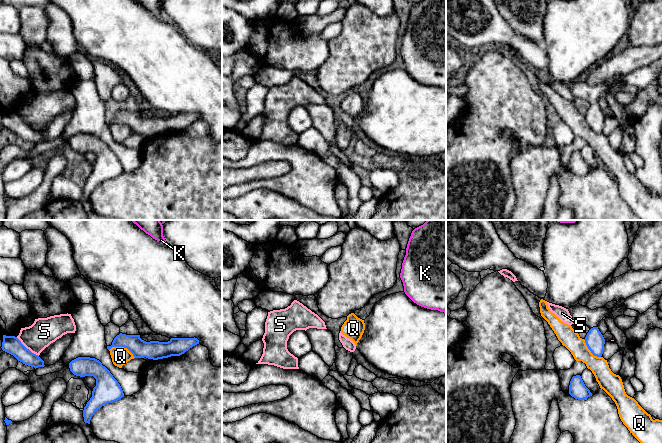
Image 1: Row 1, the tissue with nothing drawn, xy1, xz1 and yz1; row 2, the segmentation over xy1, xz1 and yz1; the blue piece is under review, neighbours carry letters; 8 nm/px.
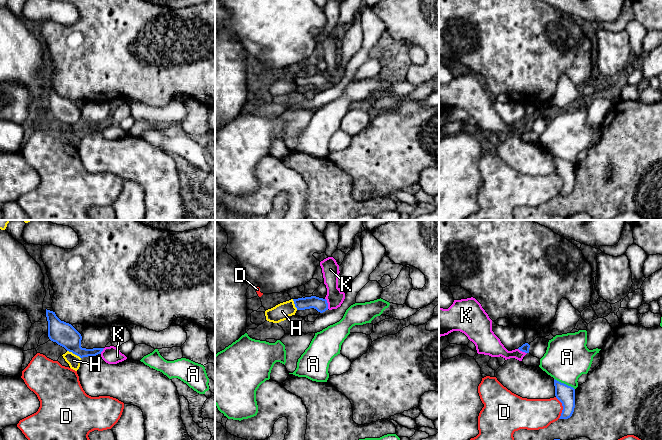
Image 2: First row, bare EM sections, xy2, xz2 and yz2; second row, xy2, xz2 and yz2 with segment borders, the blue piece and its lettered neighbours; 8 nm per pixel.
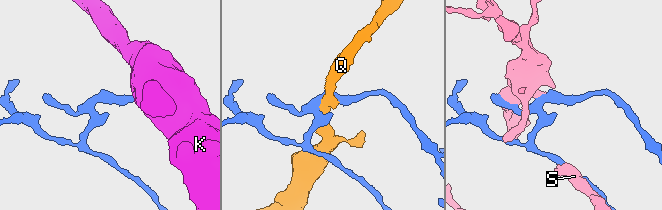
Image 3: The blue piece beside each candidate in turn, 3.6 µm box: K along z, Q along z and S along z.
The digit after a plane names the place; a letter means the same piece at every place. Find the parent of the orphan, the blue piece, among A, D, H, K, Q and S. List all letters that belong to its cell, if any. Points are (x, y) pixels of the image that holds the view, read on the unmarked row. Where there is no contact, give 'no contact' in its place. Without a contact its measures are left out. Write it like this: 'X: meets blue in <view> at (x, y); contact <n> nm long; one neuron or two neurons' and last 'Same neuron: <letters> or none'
A: meets blue in yz2 at (563, 159); contact 190 nm long; two neurons
D: meets blue in yz2 at (563, 184); contact 180 nm long; two neurons
H: meets blue in xy2 at (74, 129); contact 130 nm long; two neurons
K: meets blue in xz2 at (327, 79); contact 90 nm long; two neurons
Q: meets blue in xy1 at (122, 122); contact 220 nm long; two neurons
S: meets blue in xy1 at (26, 124); contact 240 nm long; two neurons
Same neuron: none

